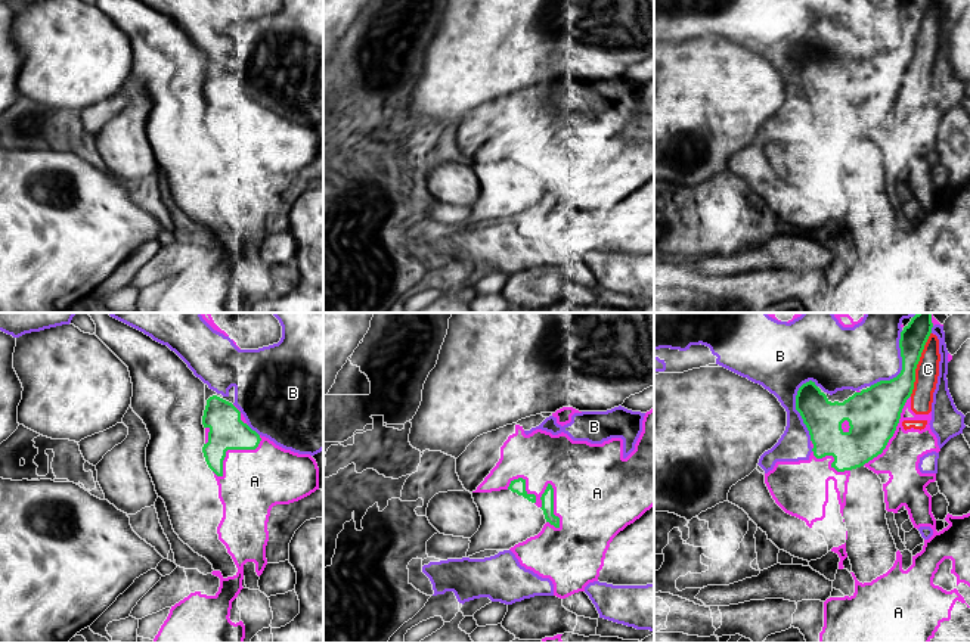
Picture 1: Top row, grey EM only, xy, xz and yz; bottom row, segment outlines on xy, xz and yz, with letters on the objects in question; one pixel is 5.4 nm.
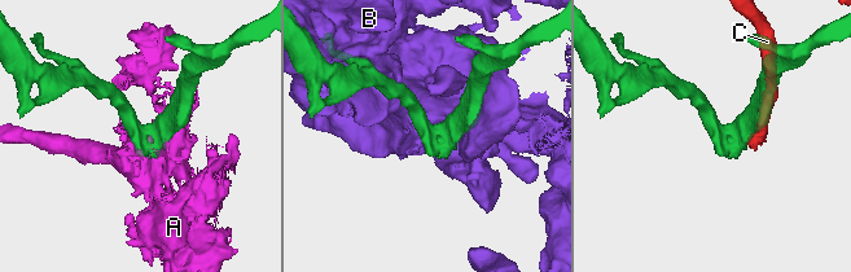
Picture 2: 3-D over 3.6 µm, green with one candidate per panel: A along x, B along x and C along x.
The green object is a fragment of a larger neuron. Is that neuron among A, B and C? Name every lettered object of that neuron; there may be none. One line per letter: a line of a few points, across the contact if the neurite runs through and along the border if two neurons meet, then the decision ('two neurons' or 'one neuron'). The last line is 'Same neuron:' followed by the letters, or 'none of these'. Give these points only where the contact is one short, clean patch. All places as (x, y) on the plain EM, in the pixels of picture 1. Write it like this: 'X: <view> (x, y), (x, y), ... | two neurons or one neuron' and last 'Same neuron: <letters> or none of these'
A: one neuron
B: two neurons
C: two neurons
Same neuron: A

